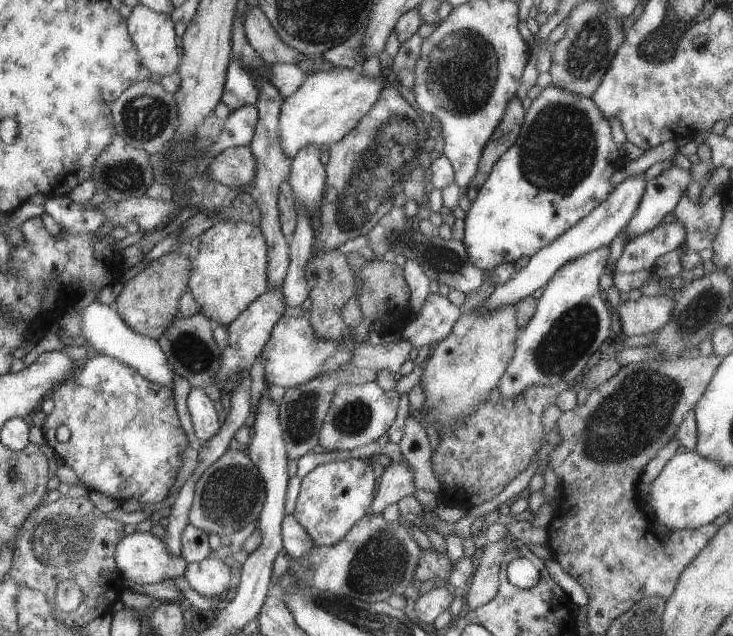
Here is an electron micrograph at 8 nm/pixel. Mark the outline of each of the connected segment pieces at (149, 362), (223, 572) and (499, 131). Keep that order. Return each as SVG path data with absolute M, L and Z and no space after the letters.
M95 300L89 302L81 310L79 328L81 329L80 336L83 337L85 346L91 352L116 359L124 366L135 370L135 373L138 373L147 381L172 391L174 374L171 372L171 367L168 365L162 349L158 346L158 342L130 330L122 322L112 305L105 306Z
M221 556L185 564L182 576L197 594L218 598L229 589L229 573L229 567L223 564Z
M513 95L511 100L507 102L507 106L505 106L505 112L503 112L499 124L497 124L493 134L489 136L489 140L483 147L473 178L469 180L469 184L465 188L460 188L460 193L465 194L466 188L478 189L483 186L492 166L499 160L501 154L515 142L515 138L517 138L522 126L524 114L525 111L521 105L521 100Z

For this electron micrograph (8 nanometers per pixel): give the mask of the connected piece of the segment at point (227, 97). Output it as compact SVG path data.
M228 61L223 86L220 101L230 111L243 105L255 104L257 88L254 87L253 76L245 72L241 63Z

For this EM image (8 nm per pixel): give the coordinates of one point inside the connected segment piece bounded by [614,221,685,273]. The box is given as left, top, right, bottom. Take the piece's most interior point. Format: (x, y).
(638, 254)

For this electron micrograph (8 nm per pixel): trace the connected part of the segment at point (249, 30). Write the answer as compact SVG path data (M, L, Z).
M247 6L243 12L243 34L249 46L259 55L265 65L275 65L279 63L296 64L302 60L303 56L296 50L285 46L266 16L259 7Z

